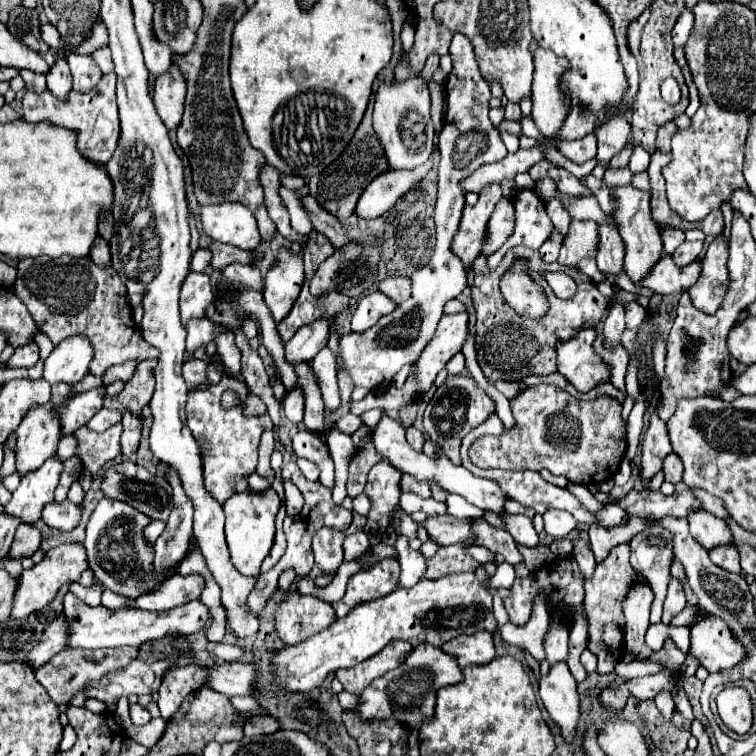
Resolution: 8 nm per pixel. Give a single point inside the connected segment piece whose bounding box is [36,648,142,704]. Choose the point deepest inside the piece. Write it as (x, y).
(70, 670)

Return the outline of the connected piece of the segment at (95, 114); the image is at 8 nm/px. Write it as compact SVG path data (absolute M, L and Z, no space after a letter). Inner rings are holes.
M114 72L102 76L98 86L92 88L90 92L84 92L84 94L82 92L70 92L68 102L56 100L48 90L44 94L26 92L22 108L24 108L24 120L26 122L50 122L54 126L76 130L78 132L78 136L76 136L78 150L82 152L84 158L92 160L94 164L106 166L106 160L110 160L110 156L114 152L114 144L118 140L118 128L120 128L120 124L118 124L118 108L116 108L116 76L114 76ZM94 126L106 126L106 140L98 142L98 146L94 150L86 150L84 144L90 138Z

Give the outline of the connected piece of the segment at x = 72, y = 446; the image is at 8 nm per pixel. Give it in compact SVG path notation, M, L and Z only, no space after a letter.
M73 434L63 437L54 453L62 462L66 461L68 458L74 456L78 444L76 438Z

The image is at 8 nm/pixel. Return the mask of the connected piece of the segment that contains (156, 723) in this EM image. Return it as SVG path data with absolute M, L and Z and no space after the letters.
M152 718L152 720L150 720L148 724L144 724L144 726L134 726L134 724L130 724L130 726L126 728L126 736L128 736L130 740L146 746L146 748L152 748L152 746L160 740L164 728L166 728L166 722L164 722L162 718Z

